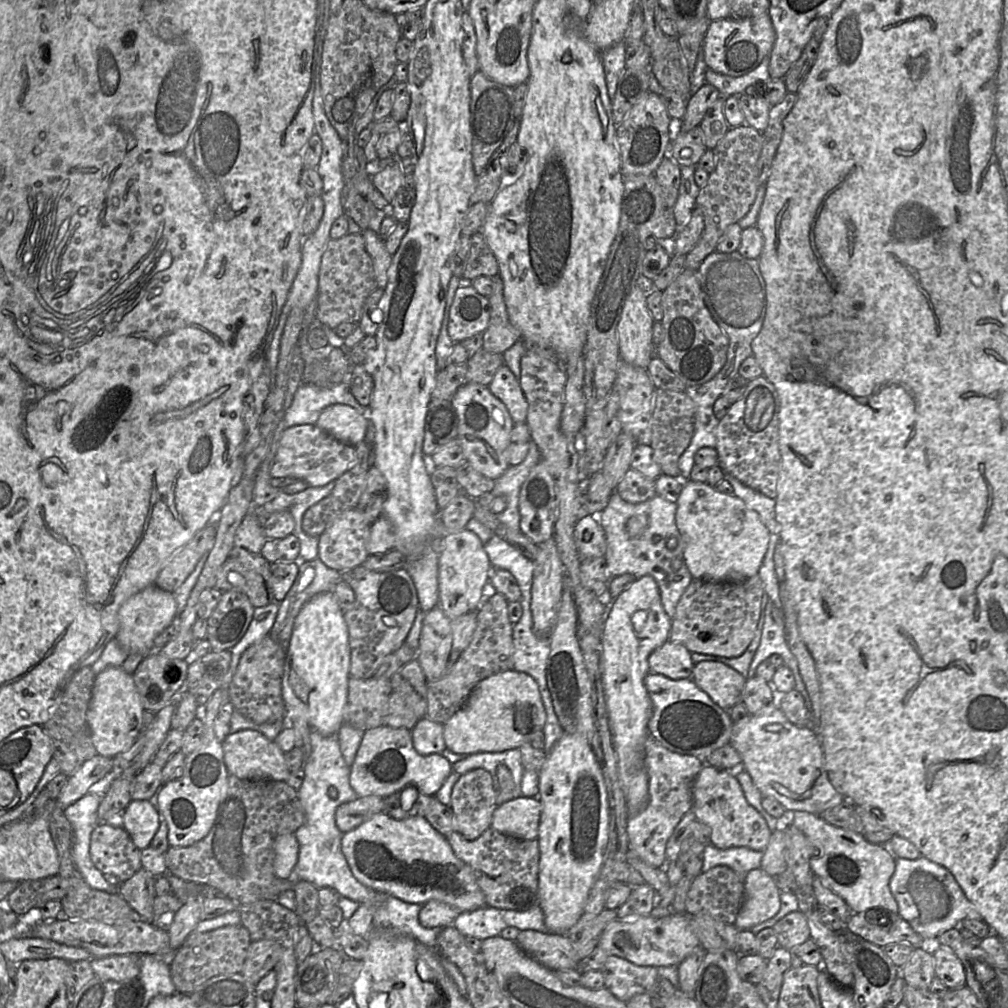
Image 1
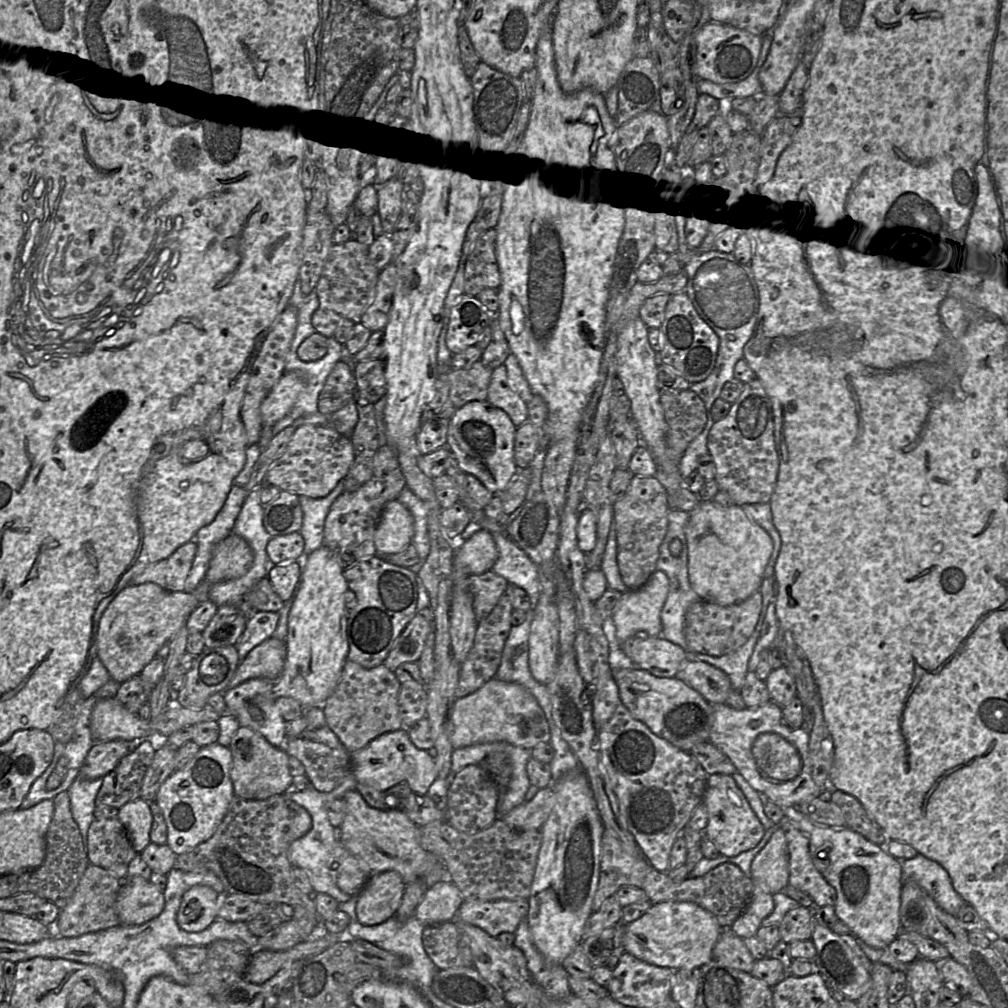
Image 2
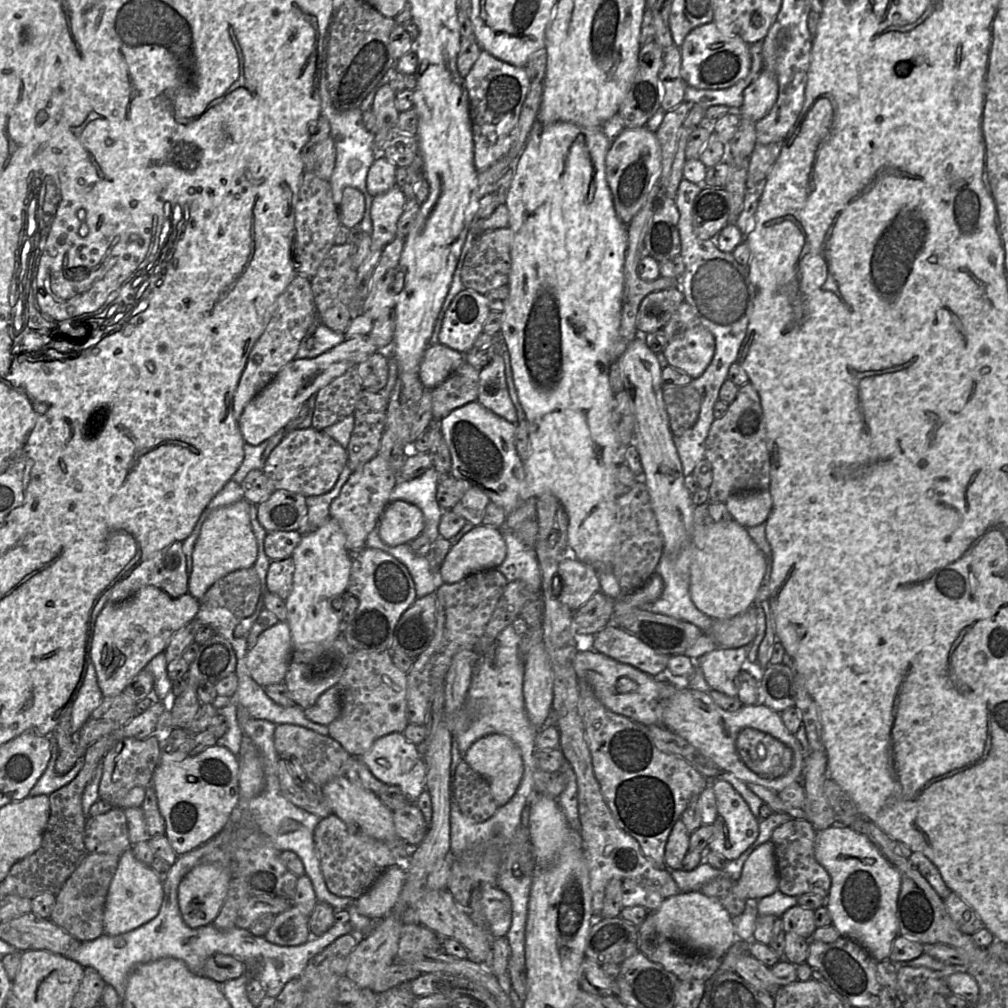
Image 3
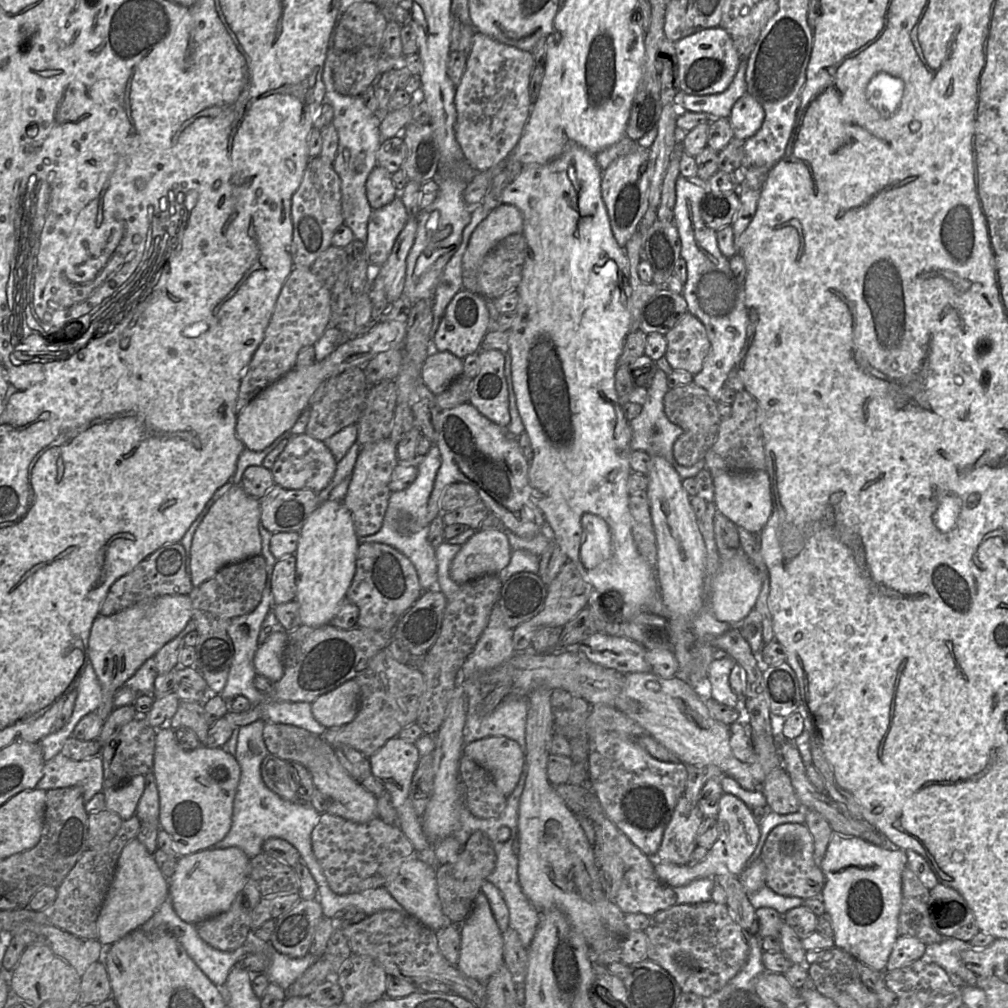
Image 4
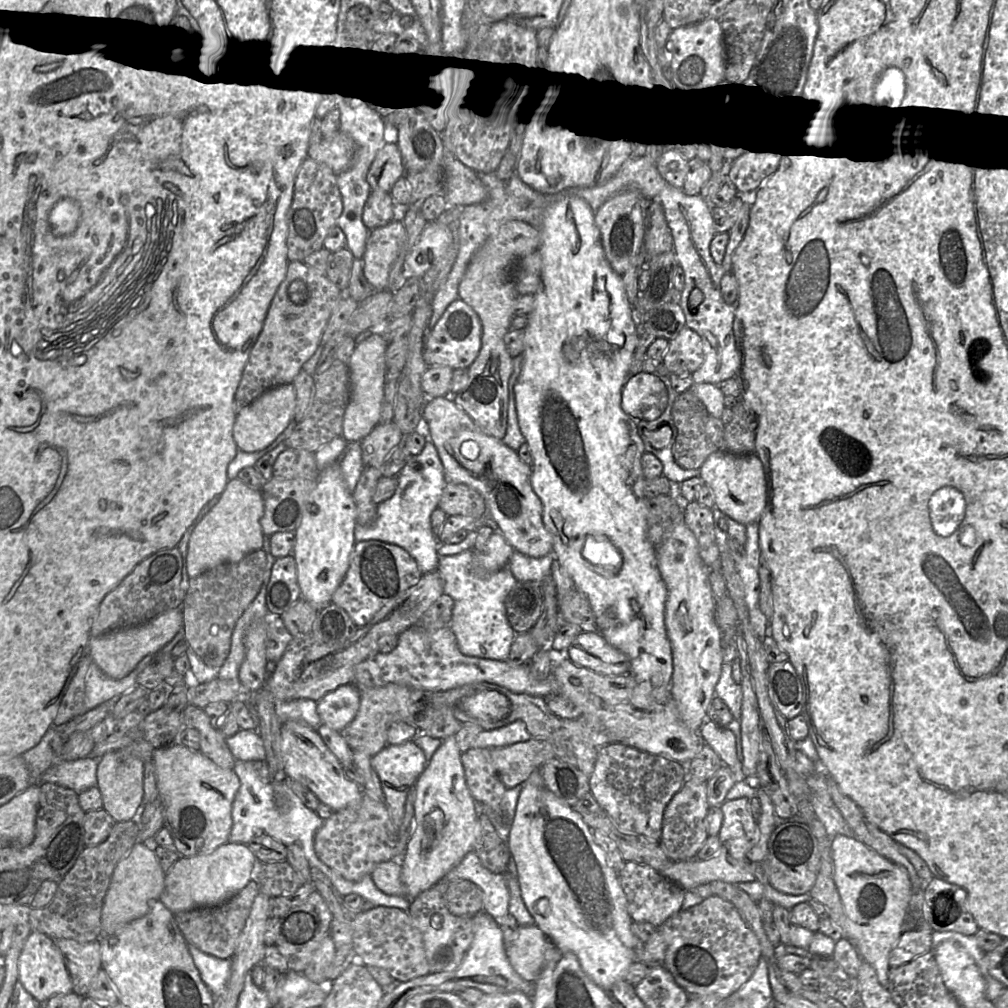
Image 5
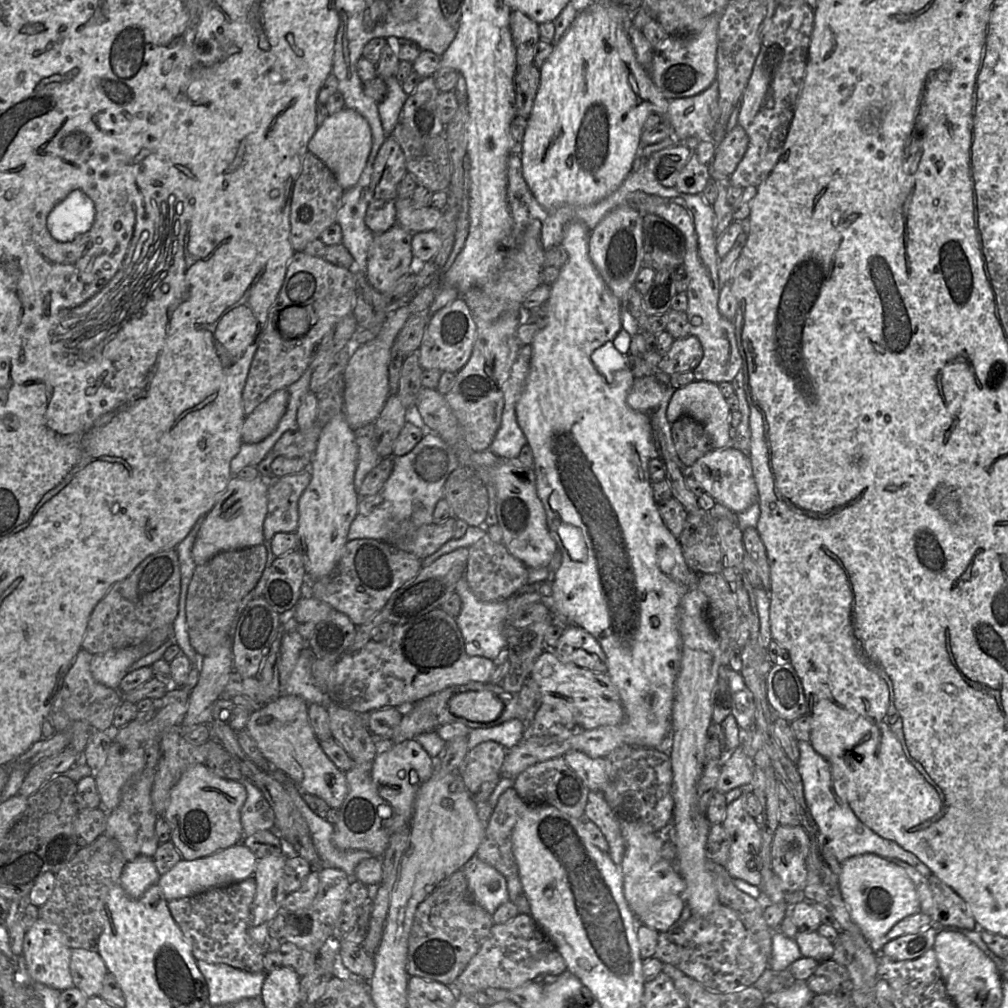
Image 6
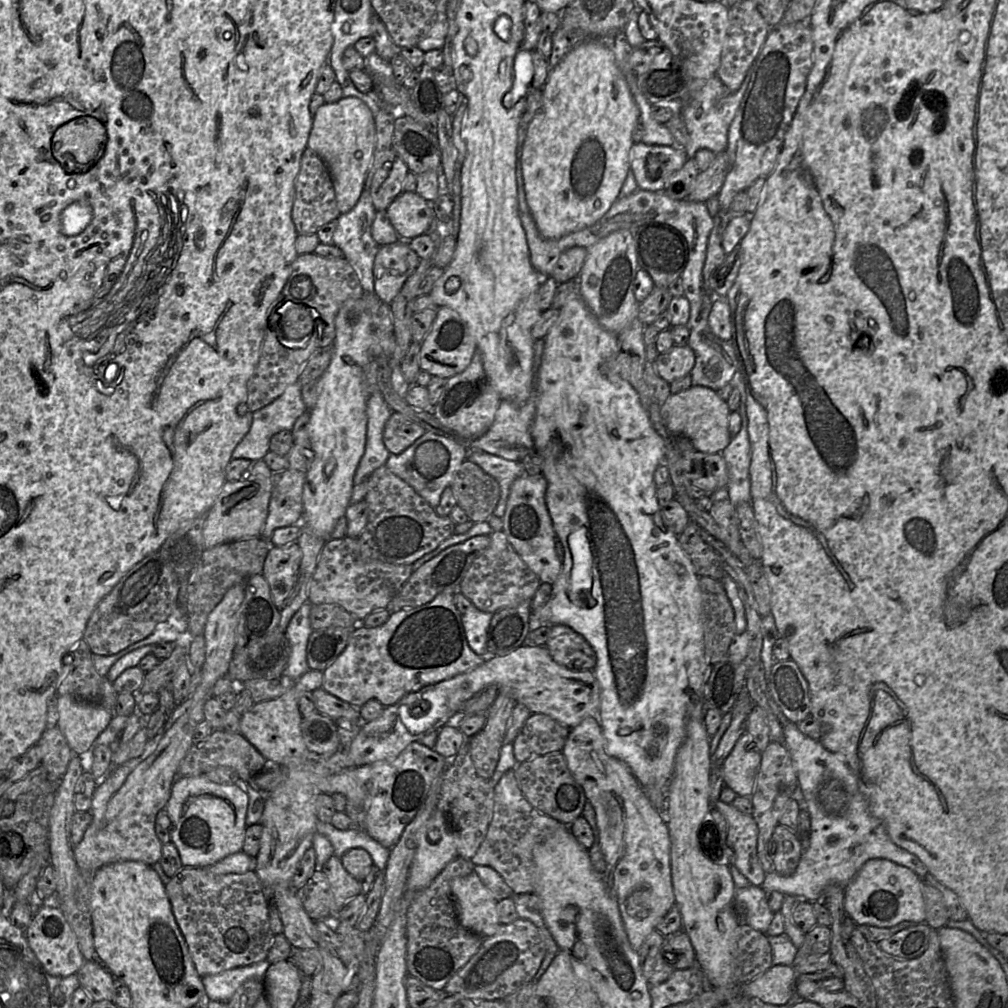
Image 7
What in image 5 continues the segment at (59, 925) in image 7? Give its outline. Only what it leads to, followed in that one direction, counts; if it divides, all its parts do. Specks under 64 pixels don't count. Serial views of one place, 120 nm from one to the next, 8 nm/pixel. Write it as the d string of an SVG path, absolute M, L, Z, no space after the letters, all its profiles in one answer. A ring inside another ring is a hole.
M32 932L27 938L18 959L18 981L39 1003L53 996L73 992L73 984L64 959L54 940L41 932Z

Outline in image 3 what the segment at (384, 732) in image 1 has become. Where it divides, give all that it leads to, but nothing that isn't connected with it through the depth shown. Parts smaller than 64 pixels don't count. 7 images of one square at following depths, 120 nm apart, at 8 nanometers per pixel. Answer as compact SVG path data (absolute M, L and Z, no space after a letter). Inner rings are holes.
M390 733L377 739L361 757L374 777L388 786L398 787L410 804L416 804L426 789L426 764L416 745L409 742L403 733Z

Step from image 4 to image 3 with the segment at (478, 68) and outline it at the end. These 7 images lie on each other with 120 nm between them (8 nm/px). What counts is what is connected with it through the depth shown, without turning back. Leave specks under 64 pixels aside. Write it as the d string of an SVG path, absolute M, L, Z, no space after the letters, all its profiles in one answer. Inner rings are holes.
M482 50L464 78L464 84L469 102L474 166L482 173L508 154L531 82L525 67L514 66Z

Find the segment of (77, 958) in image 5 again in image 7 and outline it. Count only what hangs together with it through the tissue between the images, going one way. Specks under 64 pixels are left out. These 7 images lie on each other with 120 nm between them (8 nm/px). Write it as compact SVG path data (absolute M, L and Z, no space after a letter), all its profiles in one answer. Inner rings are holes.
M86 960L77 972L80 986L94 1002L112 1001L114 976L101 964Z

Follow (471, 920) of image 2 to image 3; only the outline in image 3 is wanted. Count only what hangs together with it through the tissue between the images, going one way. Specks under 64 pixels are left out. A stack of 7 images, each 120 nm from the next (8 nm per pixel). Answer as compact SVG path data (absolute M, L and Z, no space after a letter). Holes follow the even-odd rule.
M484 886L481 889L481 904L491 936L494 939L506 937L512 921L510 897L496 887Z

